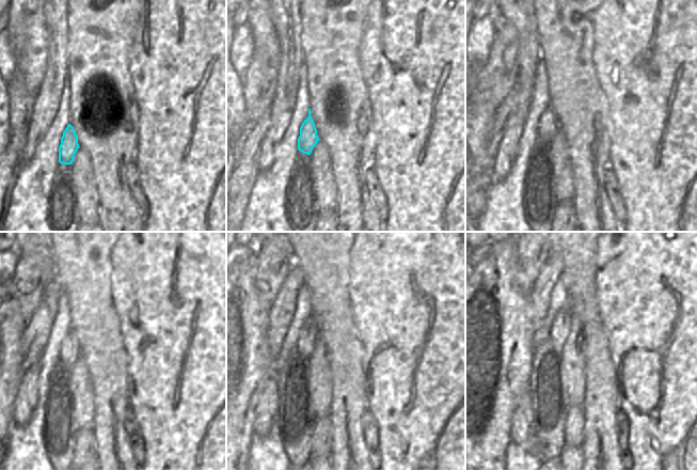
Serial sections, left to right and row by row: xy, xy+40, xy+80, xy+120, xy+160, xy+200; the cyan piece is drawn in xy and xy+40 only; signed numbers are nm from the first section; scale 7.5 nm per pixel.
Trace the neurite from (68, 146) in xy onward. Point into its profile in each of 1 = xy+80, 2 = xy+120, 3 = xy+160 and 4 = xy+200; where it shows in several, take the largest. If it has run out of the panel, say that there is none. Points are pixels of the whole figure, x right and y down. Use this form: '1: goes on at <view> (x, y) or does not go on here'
1: goes on at xy+80 (548, 127)
2: goes on at xy+120 (69, 351)
3: goes on at xy+160 (309, 335)
4: goes on at xy+200 (559, 329)

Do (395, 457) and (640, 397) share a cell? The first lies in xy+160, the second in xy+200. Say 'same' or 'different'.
same

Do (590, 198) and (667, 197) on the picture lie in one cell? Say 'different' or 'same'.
different

